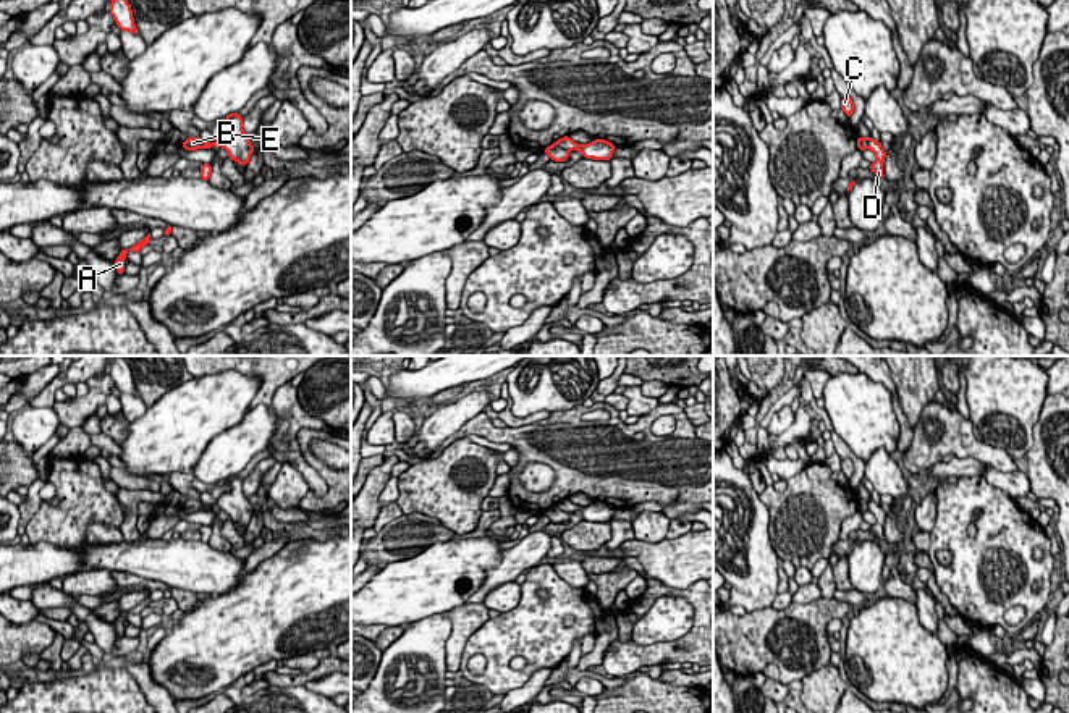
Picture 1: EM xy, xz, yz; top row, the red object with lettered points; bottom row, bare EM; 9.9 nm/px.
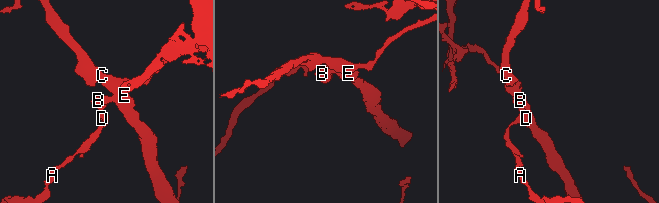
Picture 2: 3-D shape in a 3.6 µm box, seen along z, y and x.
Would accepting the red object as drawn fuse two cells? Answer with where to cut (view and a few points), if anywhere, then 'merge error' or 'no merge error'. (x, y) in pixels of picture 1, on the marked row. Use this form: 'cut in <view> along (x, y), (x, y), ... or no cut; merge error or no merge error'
cut in xz along (555, 143), (568, 151); merge error

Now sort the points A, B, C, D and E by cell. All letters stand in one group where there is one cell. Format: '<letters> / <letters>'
A B D / C E

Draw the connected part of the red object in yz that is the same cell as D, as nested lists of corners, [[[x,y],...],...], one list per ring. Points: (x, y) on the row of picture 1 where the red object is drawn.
[[[868,137],[868,149],[875,154],[877,162],[868,167],[877,176],[878,176],[878,184],[881,186],[883,179],[883,162],[886,157],[886,150],[881,147],[880,142],[877,142],[873,137]]]

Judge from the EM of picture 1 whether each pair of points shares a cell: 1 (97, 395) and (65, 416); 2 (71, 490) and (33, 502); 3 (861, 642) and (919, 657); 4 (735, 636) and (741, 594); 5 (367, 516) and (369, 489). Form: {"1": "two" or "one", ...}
{"1": "one", "2": "two", "3": "one", "4": "two", "5": "one"}

